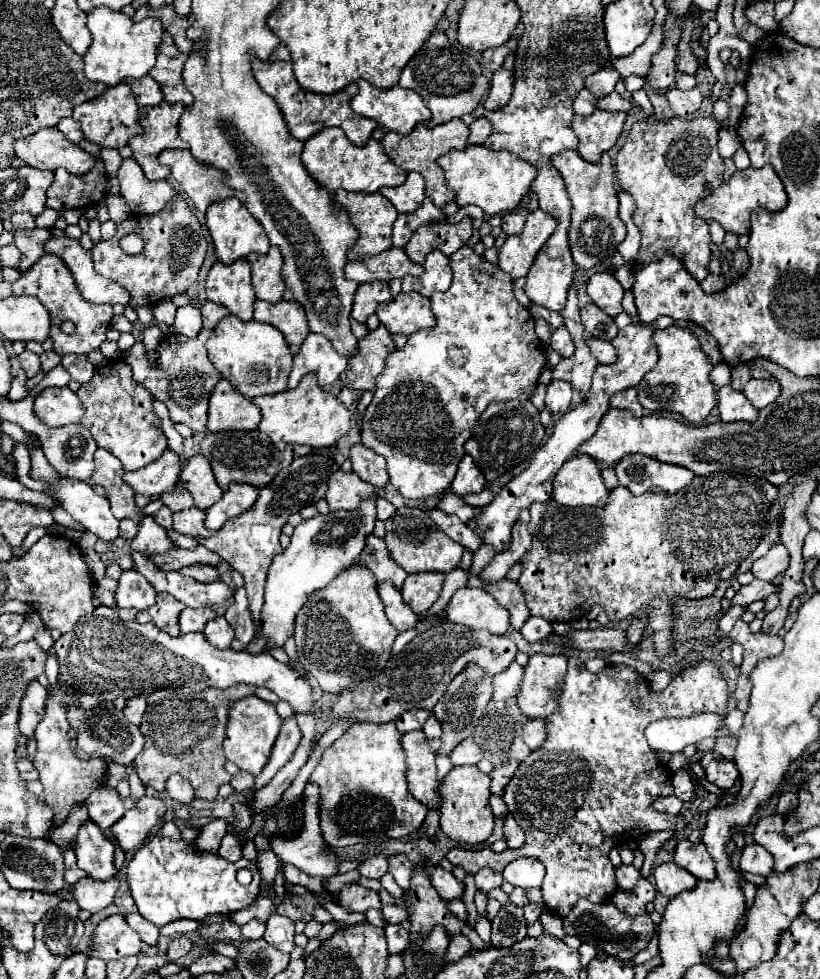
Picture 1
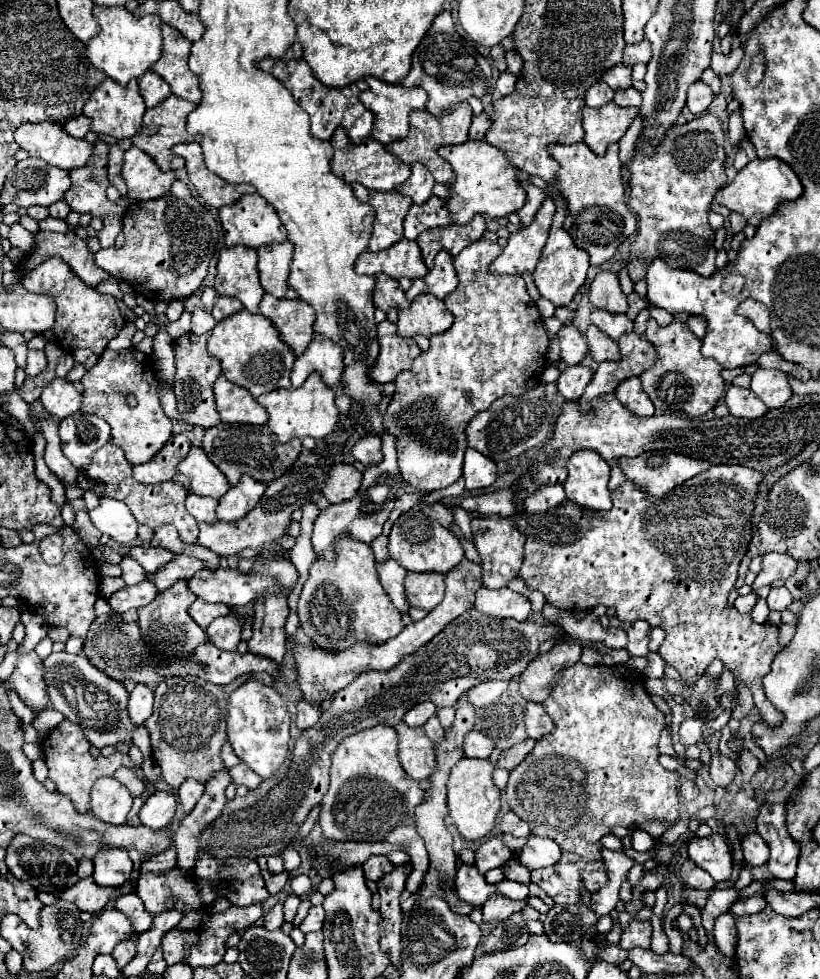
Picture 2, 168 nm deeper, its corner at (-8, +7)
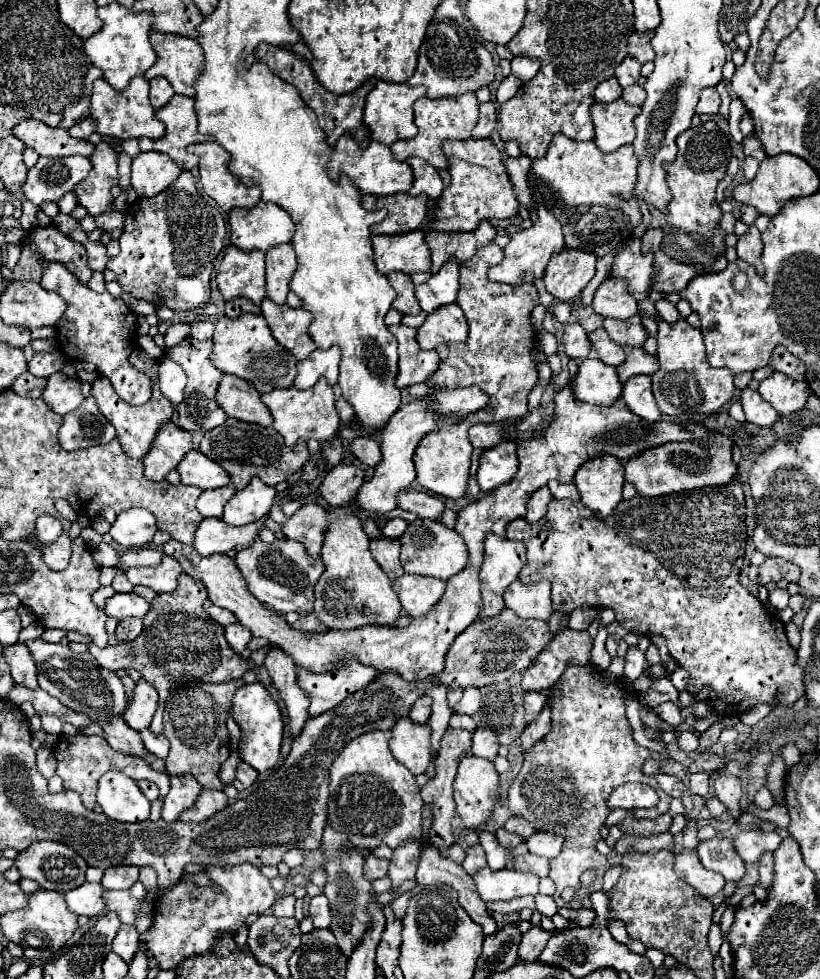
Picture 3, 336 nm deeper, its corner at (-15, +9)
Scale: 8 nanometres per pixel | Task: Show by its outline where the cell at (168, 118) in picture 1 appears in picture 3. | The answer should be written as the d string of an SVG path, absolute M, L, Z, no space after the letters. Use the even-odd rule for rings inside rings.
M174 94L172 100L156 112L156 118L166 124L166 134L158 140L140 138L142 152L154 150L168 154L184 170L198 166L198 157L186 152L186 146L194 142L206 142L208 138L196 130L194 100Z

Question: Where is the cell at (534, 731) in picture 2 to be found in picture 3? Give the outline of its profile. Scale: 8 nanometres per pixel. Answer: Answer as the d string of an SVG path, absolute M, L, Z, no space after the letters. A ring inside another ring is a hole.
M526 692L524 696L524 708L526 708L526 724L536 720L536 716L546 706L546 694L544 692Z

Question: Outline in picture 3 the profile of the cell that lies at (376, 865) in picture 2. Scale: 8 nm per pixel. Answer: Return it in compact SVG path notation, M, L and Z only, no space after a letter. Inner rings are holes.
M370 854L366 858L366 864L364 864L364 876L372 882L376 878L384 878L388 872L388 860L382 860L382 858L376 858L374 854Z

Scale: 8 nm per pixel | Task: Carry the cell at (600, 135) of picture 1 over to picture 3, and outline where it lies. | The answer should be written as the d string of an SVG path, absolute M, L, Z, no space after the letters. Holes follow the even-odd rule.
M622 98L608 104L592 104L590 116L596 128L596 146L602 152L614 152L622 144L634 142L634 118L640 106L630 106Z

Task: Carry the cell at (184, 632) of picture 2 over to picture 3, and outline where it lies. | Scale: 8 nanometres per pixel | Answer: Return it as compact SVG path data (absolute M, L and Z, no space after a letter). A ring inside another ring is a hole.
M182 574L178 588L172 594L158 594L152 600L152 606L144 616L144 630L132 642L132 650L114 650L114 646L96 648L94 644L88 644L88 652L98 660L100 666L114 672L120 668L134 668L146 682L150 682L158 690L160 708L148 728L156 736L162 734L162 702L172 688L192 680L204 680L212 684L228 682L240 678L248 670L244 668L244 660L228 648L224 628L204 612L202 606L206 598L208 596L204 584L188 574Z

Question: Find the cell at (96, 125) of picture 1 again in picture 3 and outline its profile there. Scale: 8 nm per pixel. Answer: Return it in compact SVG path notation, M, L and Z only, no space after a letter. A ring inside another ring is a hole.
M136 76L130 86L122 92L114 90L104 78L98 78L94 82L94 90L92 90L92 104L90 104L90 116L96 120L98 124L98 134L102 136L116 136L122 140L128 138L160 138L164 136L164 124L160 124L160 120L156 120L154 110L150 108L150 100L148 100L148 80L144 76Z

